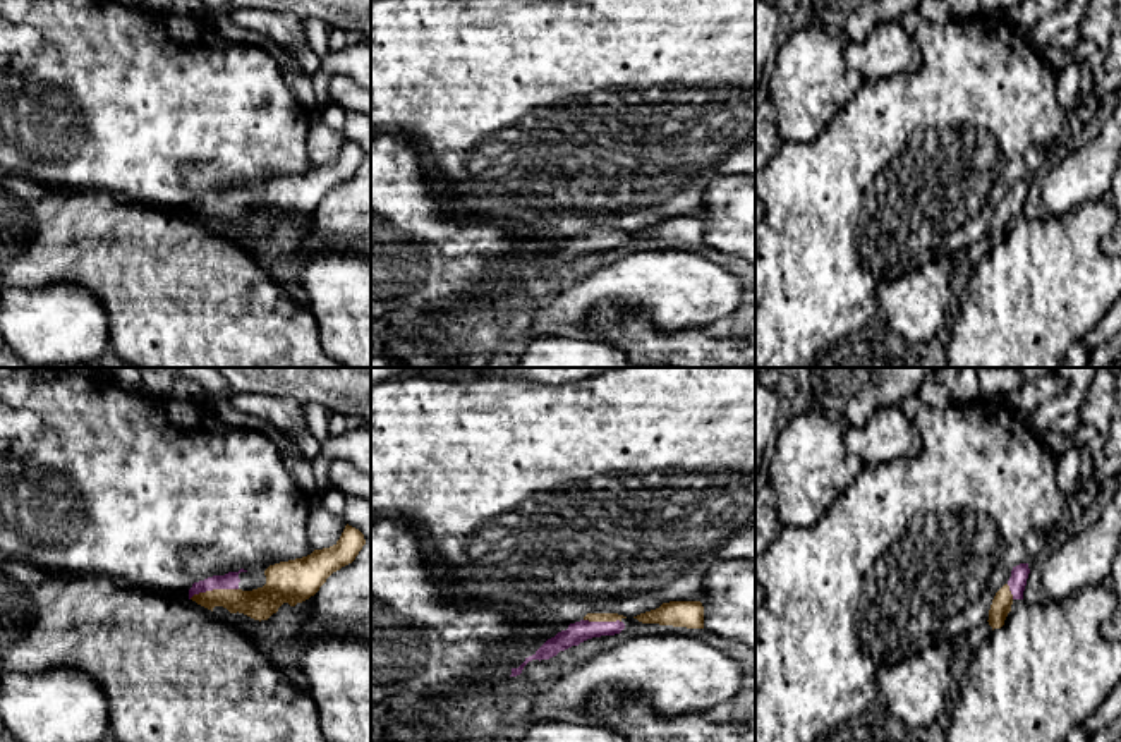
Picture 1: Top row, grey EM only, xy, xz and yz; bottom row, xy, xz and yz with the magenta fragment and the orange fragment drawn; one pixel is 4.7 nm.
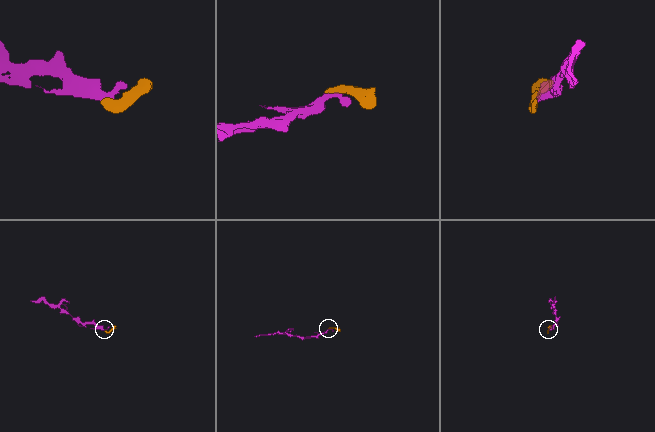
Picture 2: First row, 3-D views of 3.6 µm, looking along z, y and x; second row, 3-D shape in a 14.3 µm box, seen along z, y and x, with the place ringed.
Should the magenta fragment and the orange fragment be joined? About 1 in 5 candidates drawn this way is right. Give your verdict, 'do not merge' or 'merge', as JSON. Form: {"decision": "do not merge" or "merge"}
{"decision": "merge"}

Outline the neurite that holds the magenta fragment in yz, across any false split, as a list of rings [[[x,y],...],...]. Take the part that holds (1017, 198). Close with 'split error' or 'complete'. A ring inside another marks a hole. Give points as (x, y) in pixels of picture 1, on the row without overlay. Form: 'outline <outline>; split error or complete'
outline [[[1020,179],[1013,182],[1009,196],[996,208],[987,235],[992,246],[1004,240],[1004,235],[1011,227],[1013,216],[1023,215],[1028,189],[1028,179]]]; split error

